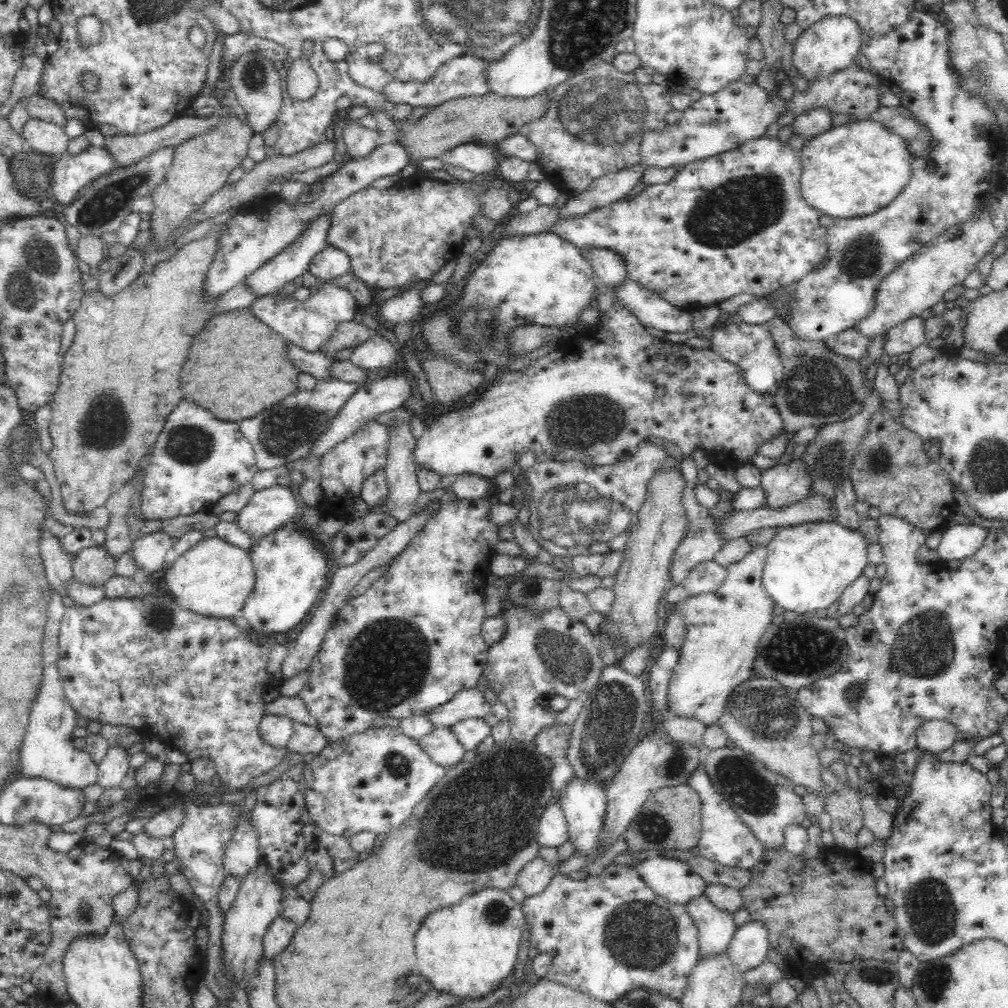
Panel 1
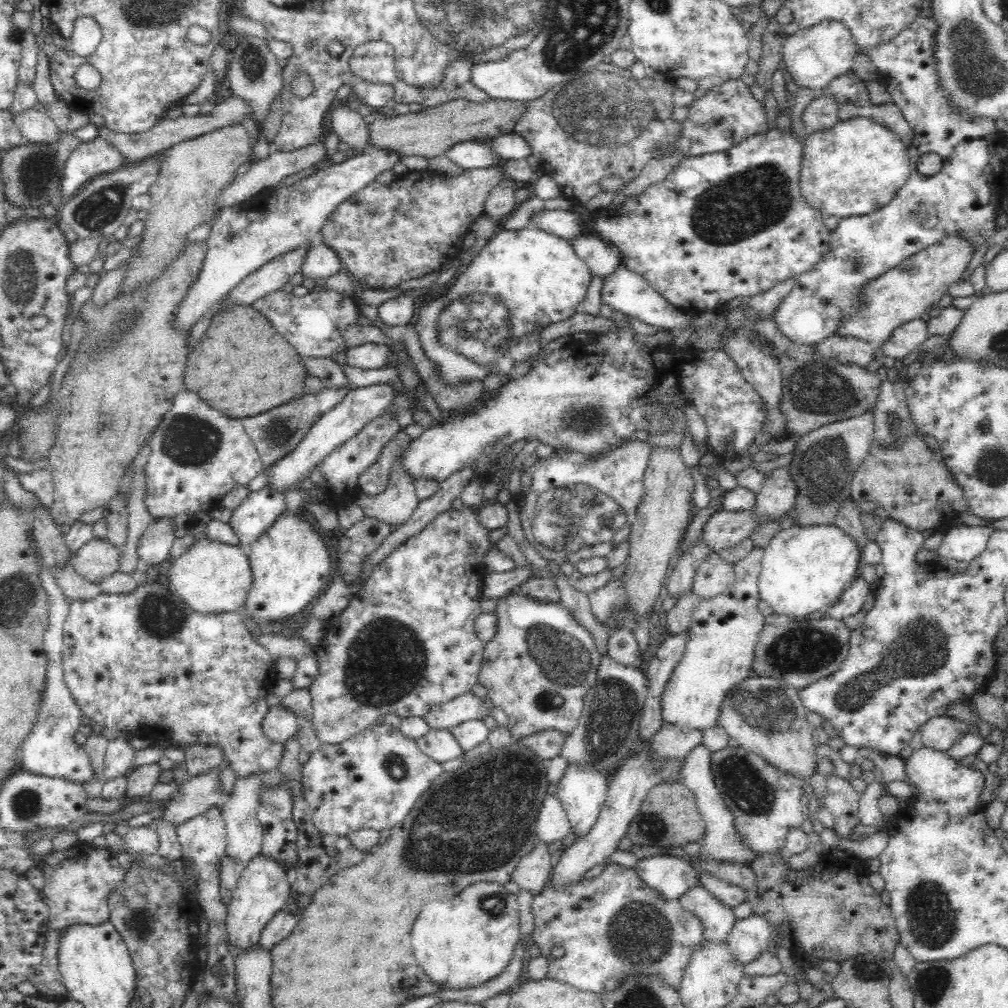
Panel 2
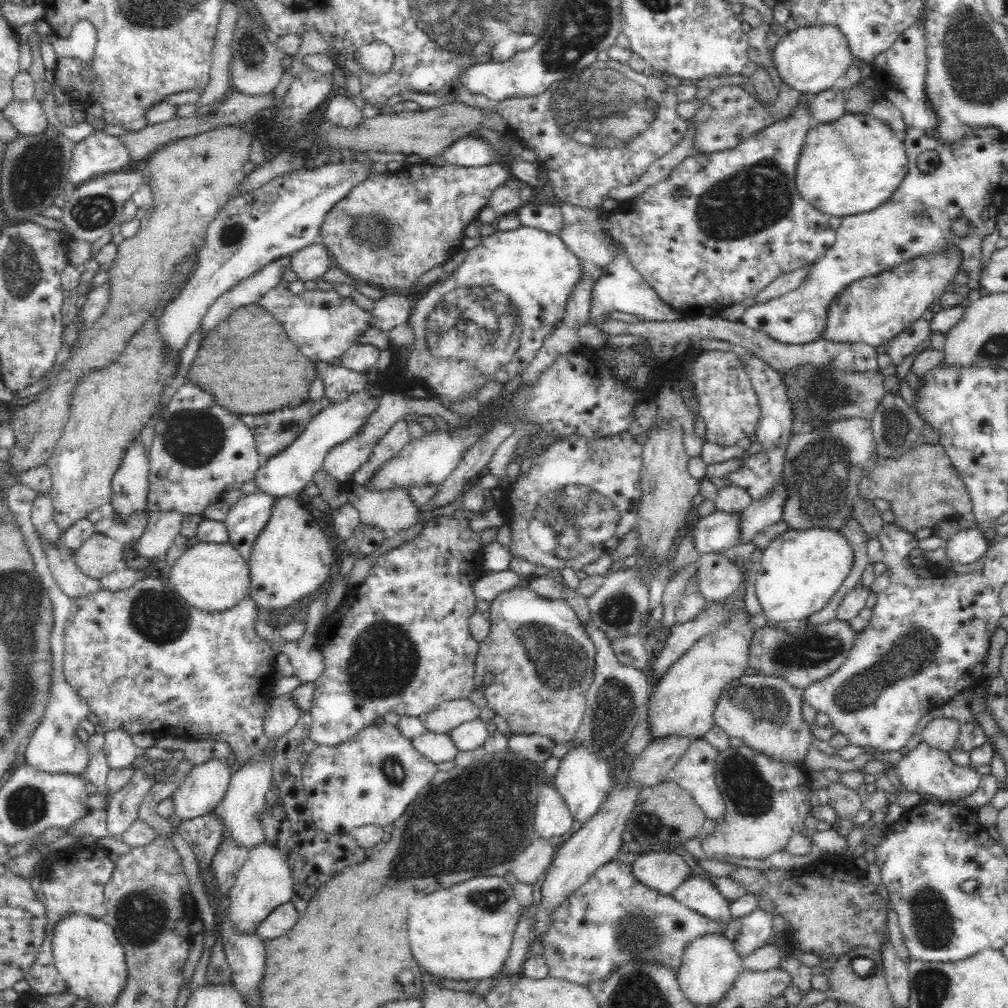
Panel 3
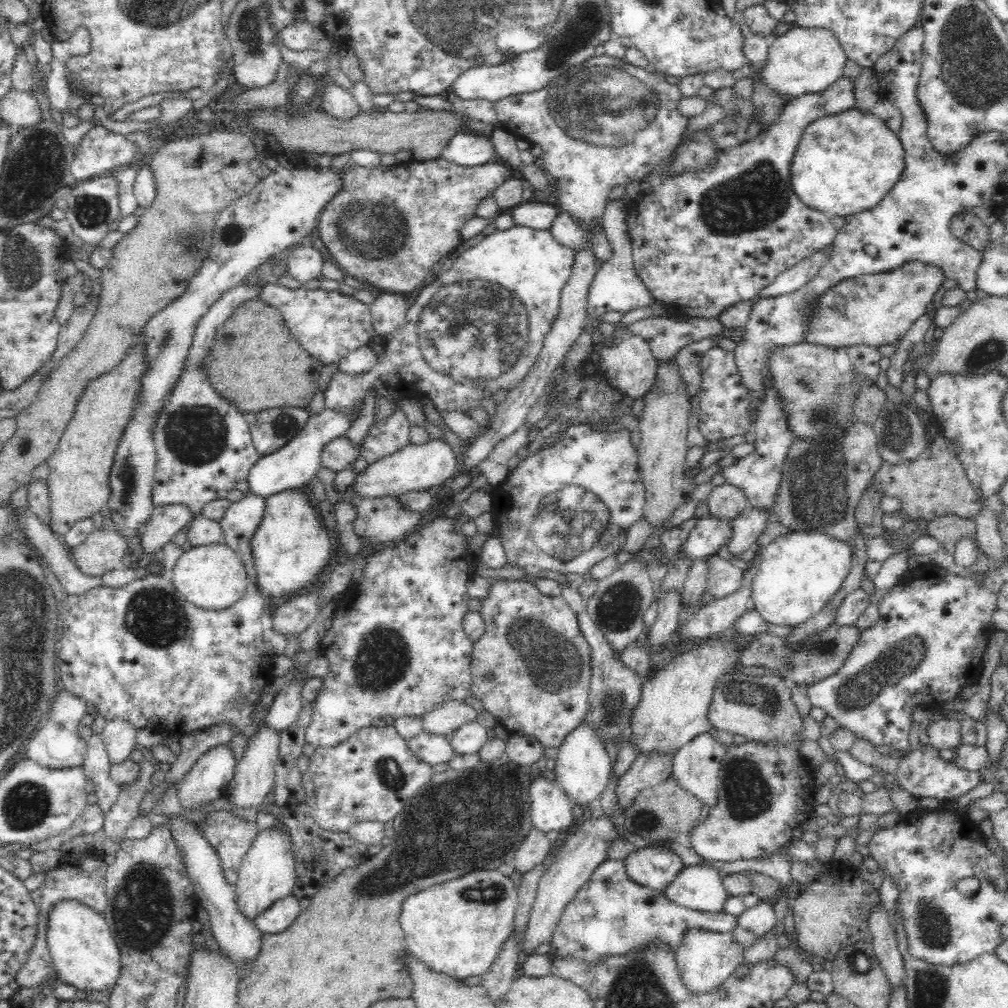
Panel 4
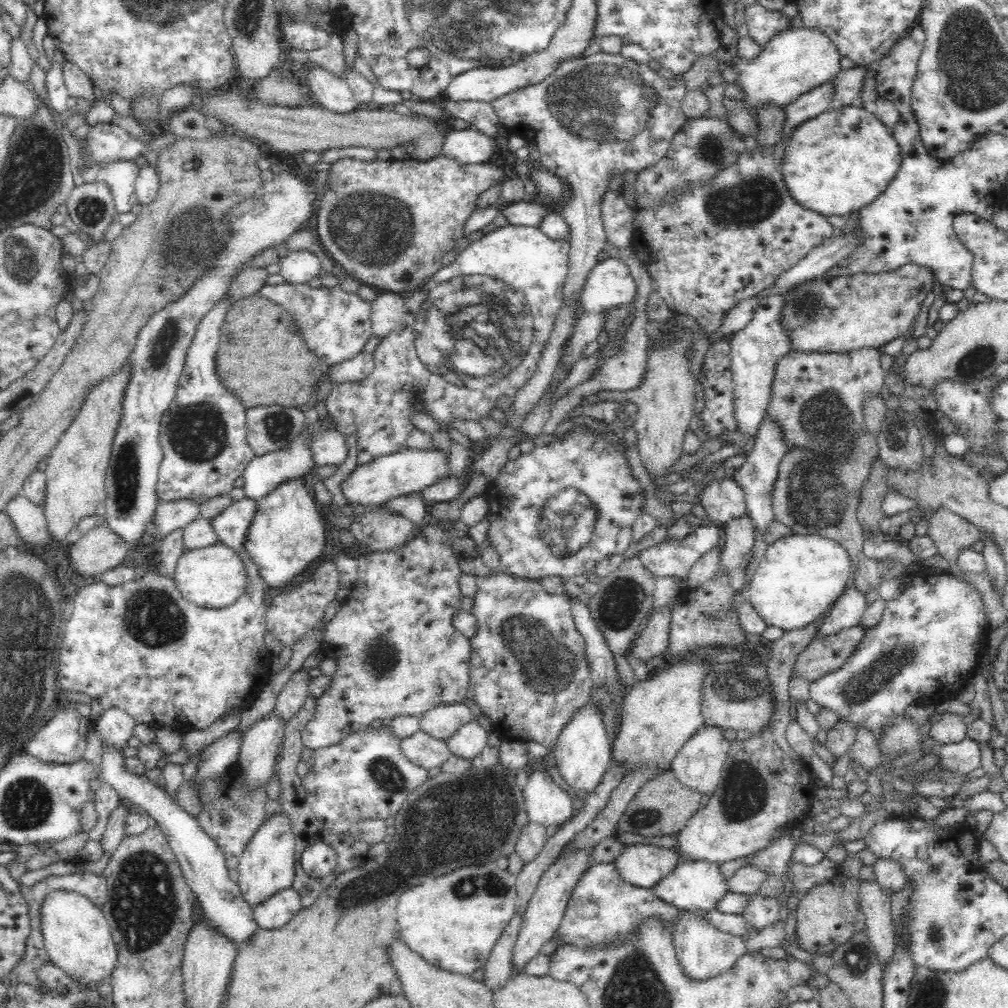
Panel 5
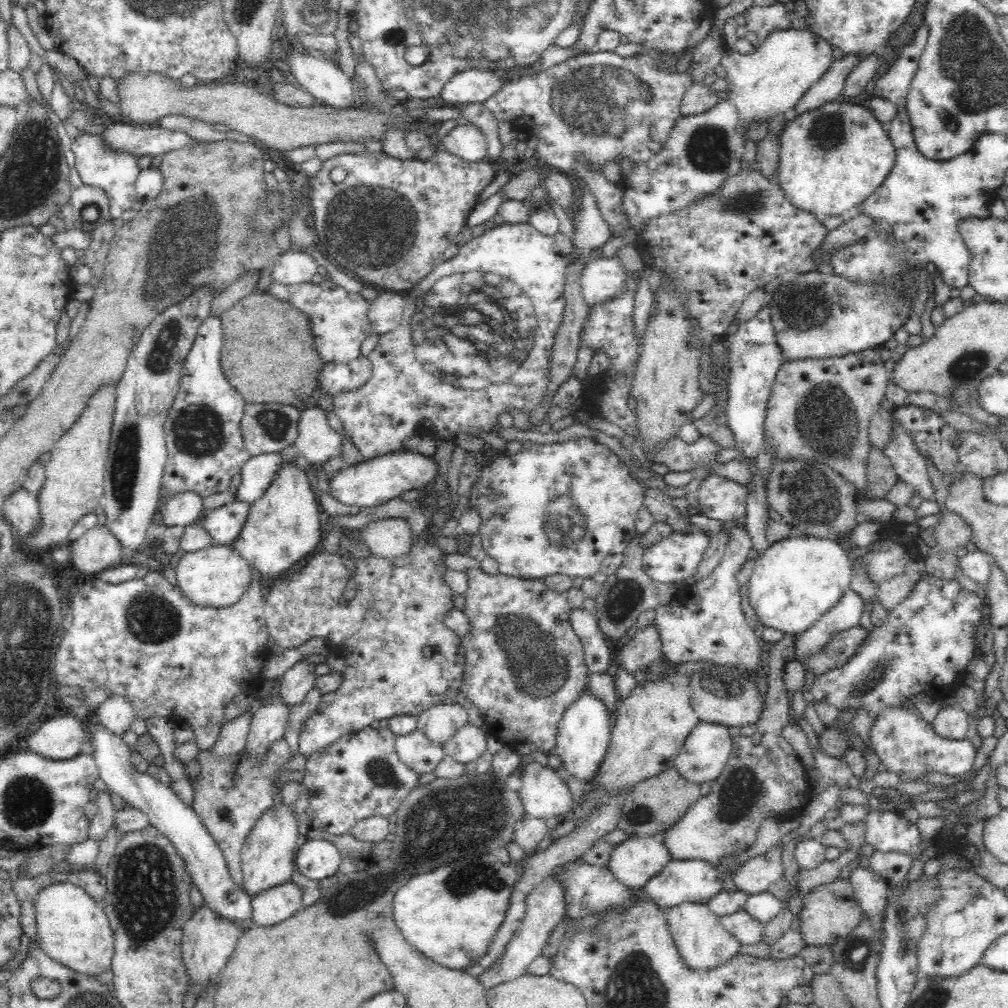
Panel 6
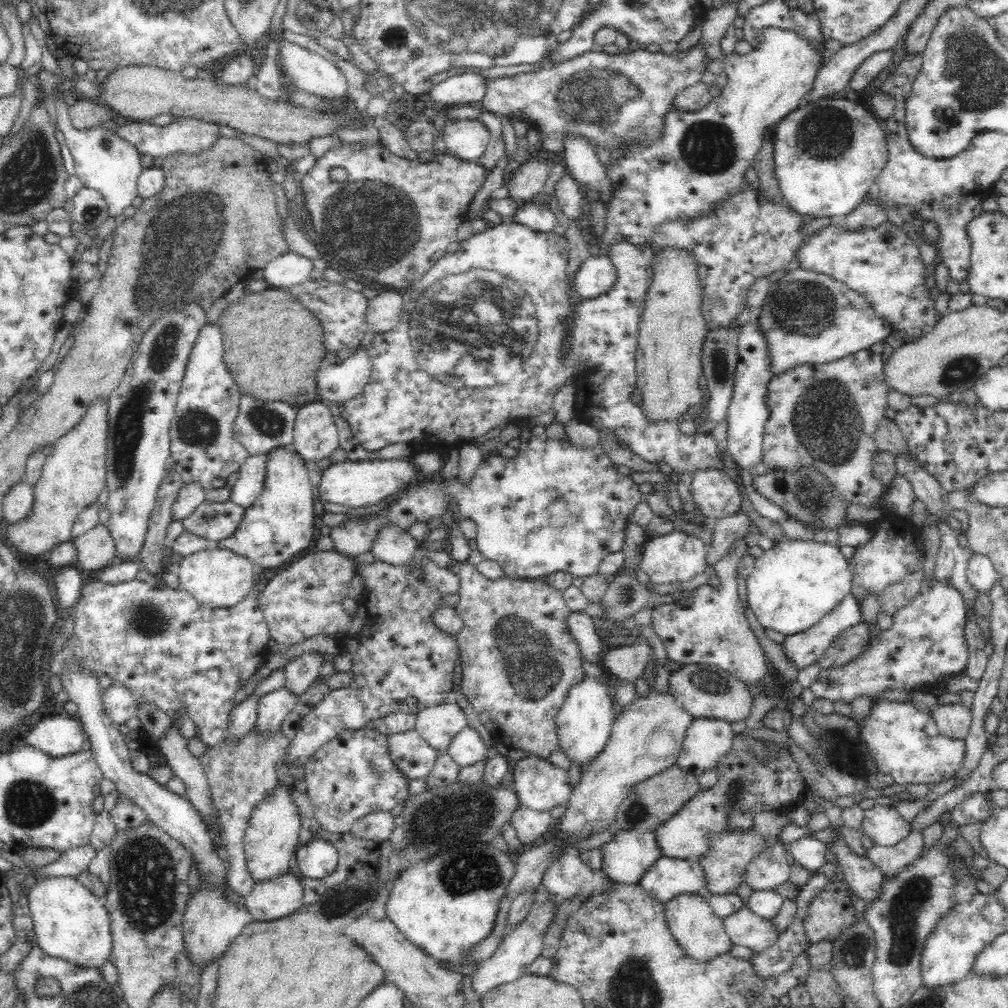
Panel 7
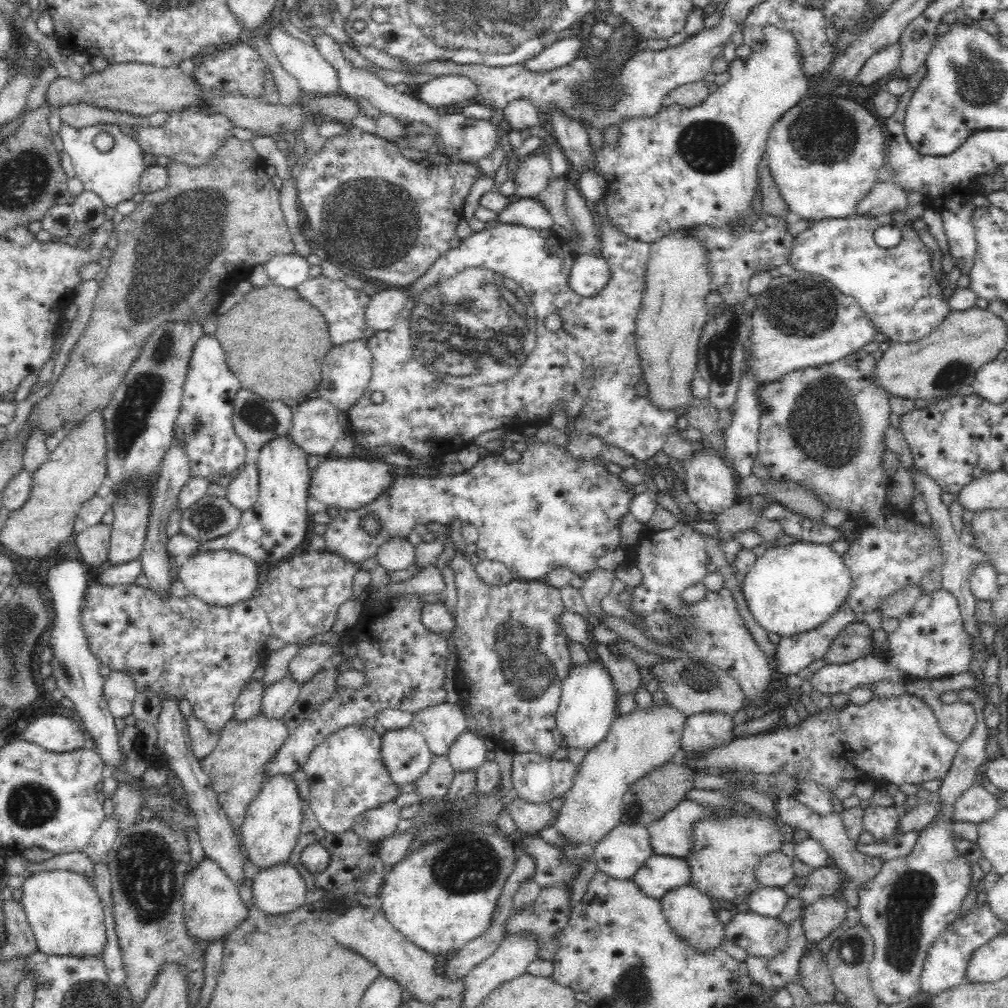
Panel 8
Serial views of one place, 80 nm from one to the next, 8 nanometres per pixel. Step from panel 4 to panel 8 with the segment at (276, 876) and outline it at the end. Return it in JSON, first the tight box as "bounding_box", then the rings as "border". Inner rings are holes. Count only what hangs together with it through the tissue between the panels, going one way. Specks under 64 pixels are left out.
{"bounding_box":[240,774,302,871],"border":[[[276,774],[264,780],[262,789],[246,806],[240,830],[241,847],[253,871],[289,860],[302,828],[301,802],[301,796],[291,774]]]}

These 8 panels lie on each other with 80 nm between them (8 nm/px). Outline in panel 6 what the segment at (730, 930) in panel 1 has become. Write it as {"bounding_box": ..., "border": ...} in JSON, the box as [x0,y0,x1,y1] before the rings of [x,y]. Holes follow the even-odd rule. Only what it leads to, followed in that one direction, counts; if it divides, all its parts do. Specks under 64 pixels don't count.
{"bounding_box":[642,860,722,908],"border":[[[676,860],[666,862],[658,874],[648,878],[648,882],[642,886],[642,891],[647,894],[658,906],[668,908],[676,906],[680,902],[697,902],[704,904],[722,891],[722,881],[711,862],[703,860]]]}

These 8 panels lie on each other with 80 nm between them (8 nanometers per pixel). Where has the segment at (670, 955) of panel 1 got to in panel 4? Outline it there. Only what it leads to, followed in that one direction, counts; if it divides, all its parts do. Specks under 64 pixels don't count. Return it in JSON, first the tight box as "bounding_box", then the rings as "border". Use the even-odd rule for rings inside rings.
{"bounding_box":[549,859,737,962],"border":[[[606,859],[600,862],[590,878],[574,895],[561,914],[549,943],[550,959],[554,956],[581,958],[584,962],[596,962],[611,954],[626,954],[630,950],[642,950],[644,944],[654,940],[665,942],[676,950],[688,928],[703,928],[714,933],[731,933],[737,916],[720,912],[704,912],[678,906],[666,899],[662,891],[632,882],[624,871],[622,859]]]}

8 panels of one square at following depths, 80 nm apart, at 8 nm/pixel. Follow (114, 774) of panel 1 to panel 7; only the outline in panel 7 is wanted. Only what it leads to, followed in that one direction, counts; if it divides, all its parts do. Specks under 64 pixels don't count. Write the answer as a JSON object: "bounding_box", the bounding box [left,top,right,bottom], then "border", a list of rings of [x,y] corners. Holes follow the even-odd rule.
{"bounding_box":[102,682,138,725],"border":[[[112,682],[103,691],[102,702],[106,714],[116,725],[124,724],[128,718],[134,717],[138,708],[130,689],[119,682]]]}

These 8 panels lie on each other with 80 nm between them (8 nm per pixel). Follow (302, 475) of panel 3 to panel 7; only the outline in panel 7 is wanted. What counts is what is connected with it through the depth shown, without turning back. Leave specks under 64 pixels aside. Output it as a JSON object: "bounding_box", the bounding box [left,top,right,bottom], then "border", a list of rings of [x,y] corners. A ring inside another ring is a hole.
{"bounding_box":[229,454,266,508],"border":[[[266,454],[248,455],[240,467],[239,476],[231,486],[229,500],[237,506],[248,508],[260,496],[264,474],[266,474]]]}

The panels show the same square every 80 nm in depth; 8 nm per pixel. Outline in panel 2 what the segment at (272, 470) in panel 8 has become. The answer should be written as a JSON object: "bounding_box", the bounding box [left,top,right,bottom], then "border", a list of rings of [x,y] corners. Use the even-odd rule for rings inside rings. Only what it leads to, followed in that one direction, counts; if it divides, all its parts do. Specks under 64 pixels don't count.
{"bounding_box":[245,512,332,623],"border":[[[284,512],[267,529],[249,550],[249,564],[253,584],[247,594],[245,612],[248,617],[261,623],[280,622],[308,607],[331,582],[332,562],[321,534],[314,530],[308,519],[296,512]]]}

